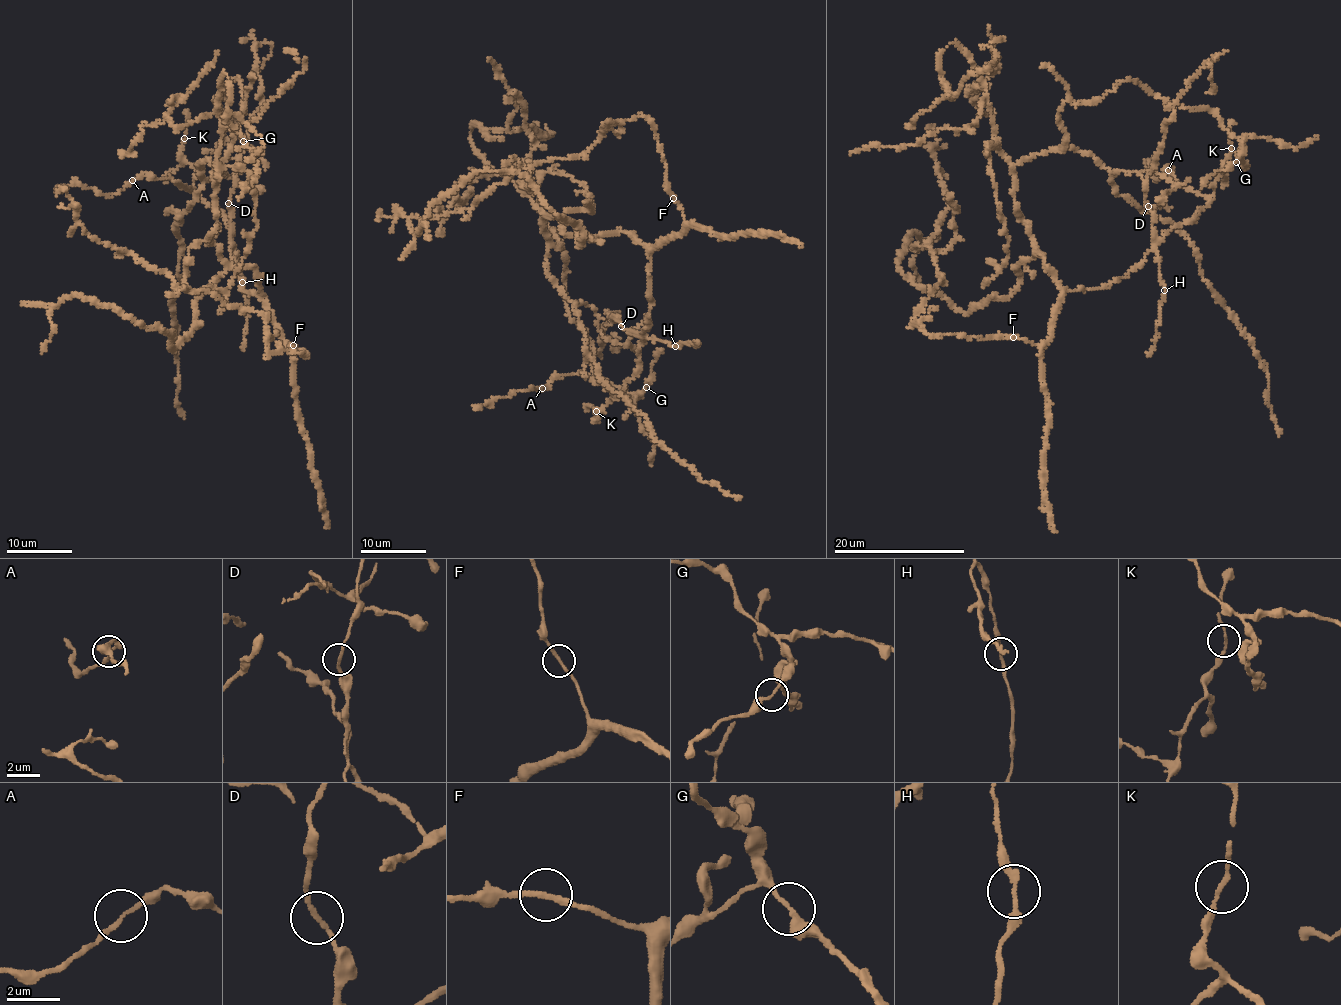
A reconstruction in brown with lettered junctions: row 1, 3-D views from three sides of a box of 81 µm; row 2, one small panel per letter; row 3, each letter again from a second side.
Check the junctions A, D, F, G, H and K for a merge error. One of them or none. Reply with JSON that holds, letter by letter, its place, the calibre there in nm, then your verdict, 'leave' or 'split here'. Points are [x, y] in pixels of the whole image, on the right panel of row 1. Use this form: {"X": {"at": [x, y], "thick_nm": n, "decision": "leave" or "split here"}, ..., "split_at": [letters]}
{"A": {"at": [1168, 170], "thick_nm": 160, "decision": "leave"}, "D": {"at": [1148, 206], "thick_nm": 160, "decision": "leave"}, "F": {"at": [1013, 337], "thick_nm": 200, "decision": "leave"}, "G": {"at": [1236, 162], "thick_nm": 180, "decision": "leave"}, "H": {"at": [1164, 290], "thick_nm": 180, "decision": "leave"}, "K": {"at": [1231, 148], "thick_nm": 140, "decision": "leave"}, "split_at": []}

